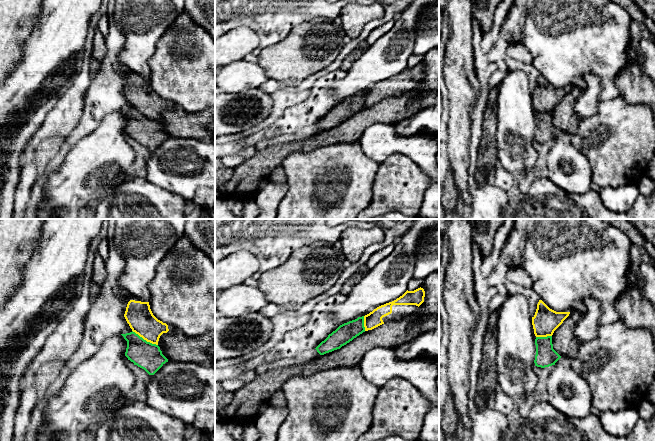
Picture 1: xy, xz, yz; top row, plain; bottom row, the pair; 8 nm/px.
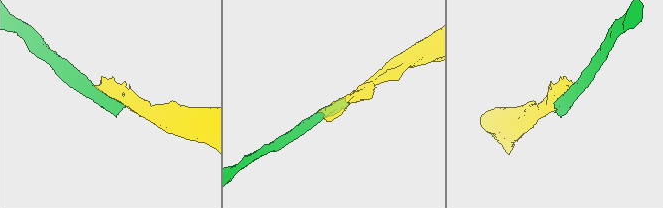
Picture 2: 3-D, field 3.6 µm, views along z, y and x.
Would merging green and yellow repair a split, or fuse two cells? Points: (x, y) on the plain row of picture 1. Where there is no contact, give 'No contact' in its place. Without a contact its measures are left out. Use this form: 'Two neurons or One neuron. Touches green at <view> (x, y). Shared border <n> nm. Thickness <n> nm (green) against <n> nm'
Two neurons. Touches green at xy (145, 116). Shared border 240 nm. Thickness 220 nm (green) against 220 nm

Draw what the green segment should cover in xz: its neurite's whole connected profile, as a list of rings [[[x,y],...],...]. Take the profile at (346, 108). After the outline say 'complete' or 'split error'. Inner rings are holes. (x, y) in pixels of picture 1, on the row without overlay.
[[[364,92],[340,101],[315,125],[320,131],[324,131],[340,125],[363,108],[365,108]]]; complete

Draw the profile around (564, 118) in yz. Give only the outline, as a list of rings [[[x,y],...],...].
[[[570,89],[552,111],[553,125],[561,133],[575,134],[578,131],[579,120],[574,112],[574,104],[581,93],[581,89]]]

